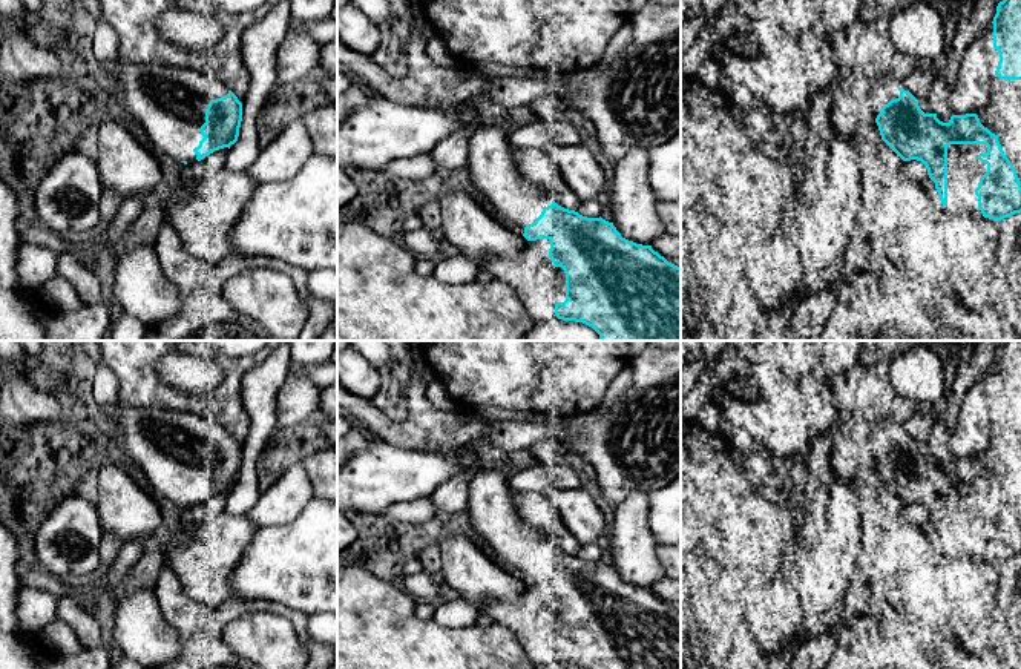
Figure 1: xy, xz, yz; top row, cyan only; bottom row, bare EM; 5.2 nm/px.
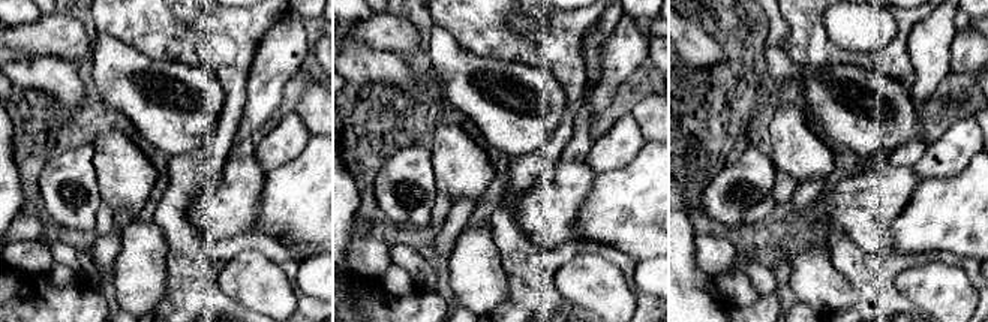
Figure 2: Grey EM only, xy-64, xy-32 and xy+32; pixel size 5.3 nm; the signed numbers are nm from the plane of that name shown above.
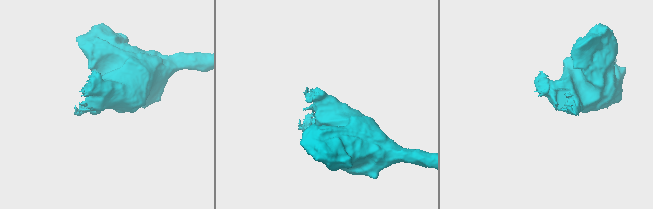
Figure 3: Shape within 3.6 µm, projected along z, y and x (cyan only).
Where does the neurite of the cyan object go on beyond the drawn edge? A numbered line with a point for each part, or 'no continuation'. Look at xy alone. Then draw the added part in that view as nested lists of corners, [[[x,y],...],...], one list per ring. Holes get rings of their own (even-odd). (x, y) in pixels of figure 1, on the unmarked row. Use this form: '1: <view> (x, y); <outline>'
1: xy (169, 447); [[[80,341],[95,364],[94,399],[117,430],[120,451],[146,474],[152,491],[179,506],[196,506],[195,491],[212,443],[228,431],[216,420],[189,411],[123,407],[118,381],[104,365],[100,342]]]

